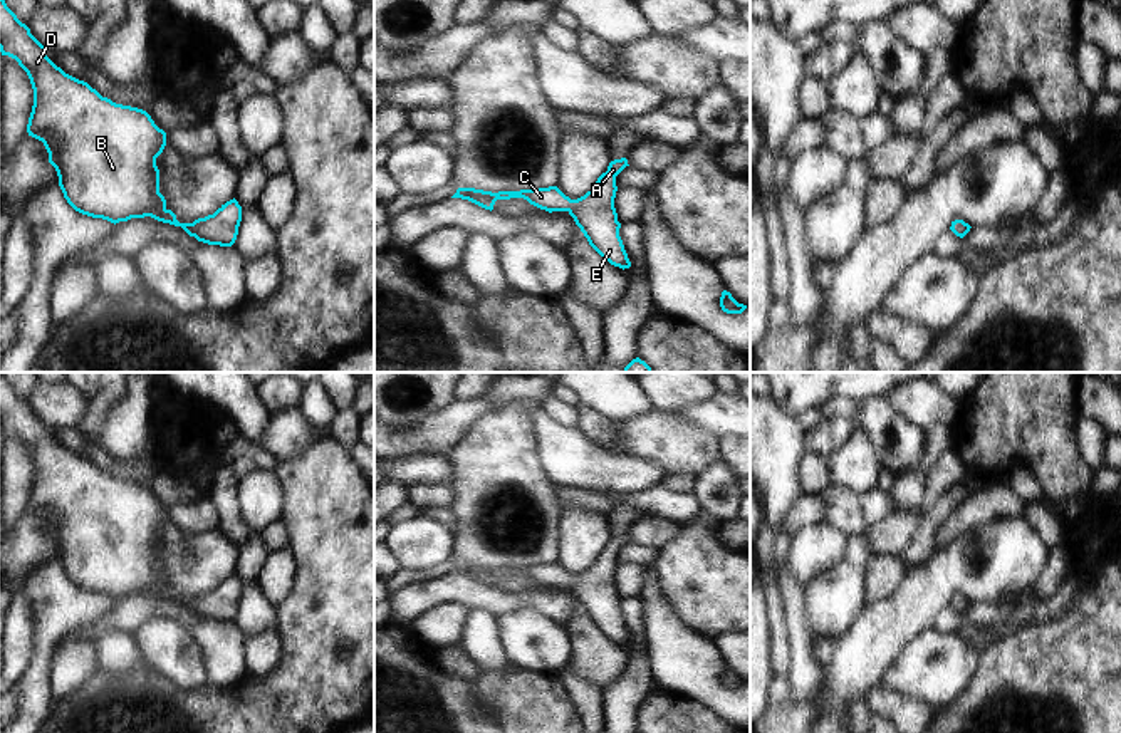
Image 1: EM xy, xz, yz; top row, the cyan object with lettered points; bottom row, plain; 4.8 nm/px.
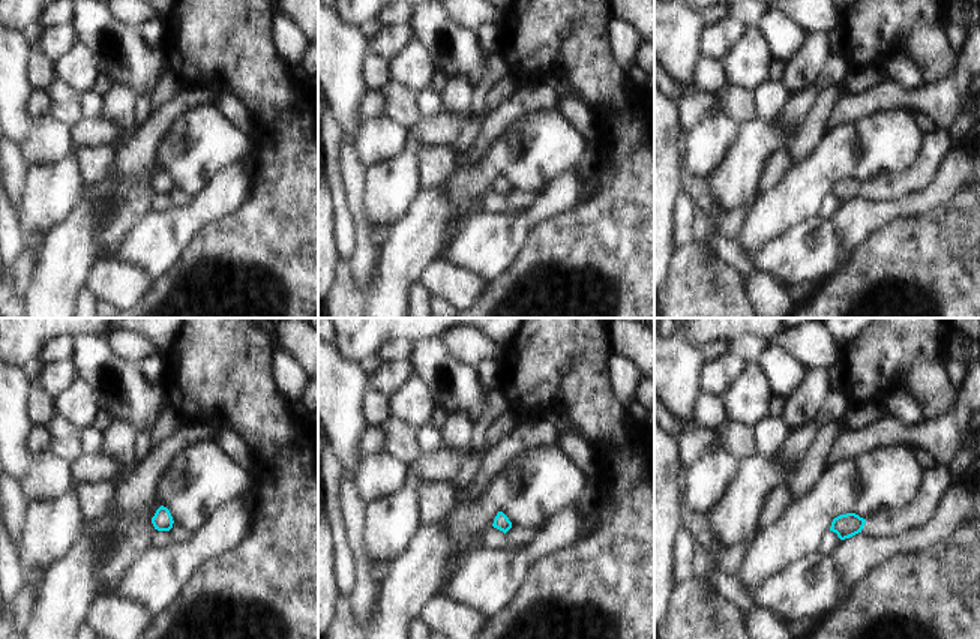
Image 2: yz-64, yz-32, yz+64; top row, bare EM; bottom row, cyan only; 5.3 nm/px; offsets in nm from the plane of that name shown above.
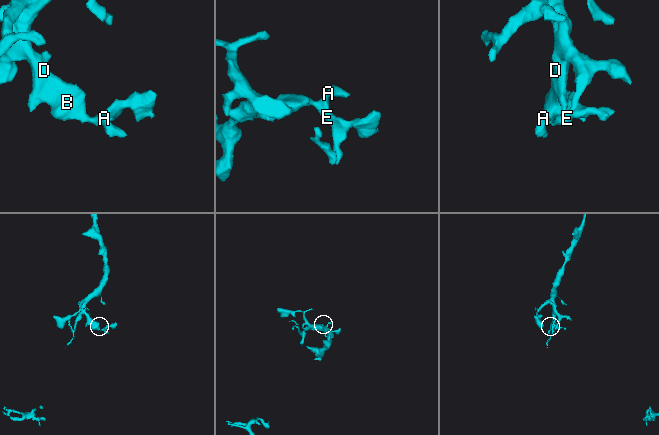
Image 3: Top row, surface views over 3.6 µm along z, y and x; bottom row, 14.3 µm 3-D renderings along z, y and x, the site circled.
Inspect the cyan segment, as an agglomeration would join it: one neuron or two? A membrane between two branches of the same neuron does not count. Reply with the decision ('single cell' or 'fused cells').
single cell

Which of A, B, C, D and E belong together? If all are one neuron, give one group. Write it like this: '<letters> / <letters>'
A B C D E

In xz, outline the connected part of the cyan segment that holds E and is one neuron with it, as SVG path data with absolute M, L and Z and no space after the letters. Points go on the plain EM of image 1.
M614 535L602 548L591 567L577 575L566 572L557 562L520 567L483 567L458 564L451 574L468 575L485 585L493 585L497 575L524 574L530 580L552 587L567 587L581 604L589 621L611 641L629 644L631 637L619 612L621 599L614 584L616 552L626 543L628 535Z

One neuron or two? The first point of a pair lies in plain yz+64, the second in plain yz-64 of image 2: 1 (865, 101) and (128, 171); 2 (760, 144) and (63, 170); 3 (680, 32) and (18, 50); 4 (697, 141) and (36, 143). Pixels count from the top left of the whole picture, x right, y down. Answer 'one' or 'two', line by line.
1: one
2: one
3: one
4: one

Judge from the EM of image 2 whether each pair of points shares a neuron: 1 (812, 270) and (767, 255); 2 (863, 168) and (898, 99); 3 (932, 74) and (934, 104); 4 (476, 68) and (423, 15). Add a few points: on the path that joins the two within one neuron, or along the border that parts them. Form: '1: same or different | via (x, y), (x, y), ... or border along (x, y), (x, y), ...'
1: same | via (802, 260), (778, 258)
2: different | border along (914, 113), (880, 110), (859, 122)
3: different | border along (958, 60), (949, 75), (925, 86)
4: same | via (459, 51), (455, 47), (450, 30), (440, 27)

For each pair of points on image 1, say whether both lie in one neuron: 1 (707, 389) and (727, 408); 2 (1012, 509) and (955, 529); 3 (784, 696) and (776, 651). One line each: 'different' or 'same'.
1: different
2: same
3: different

